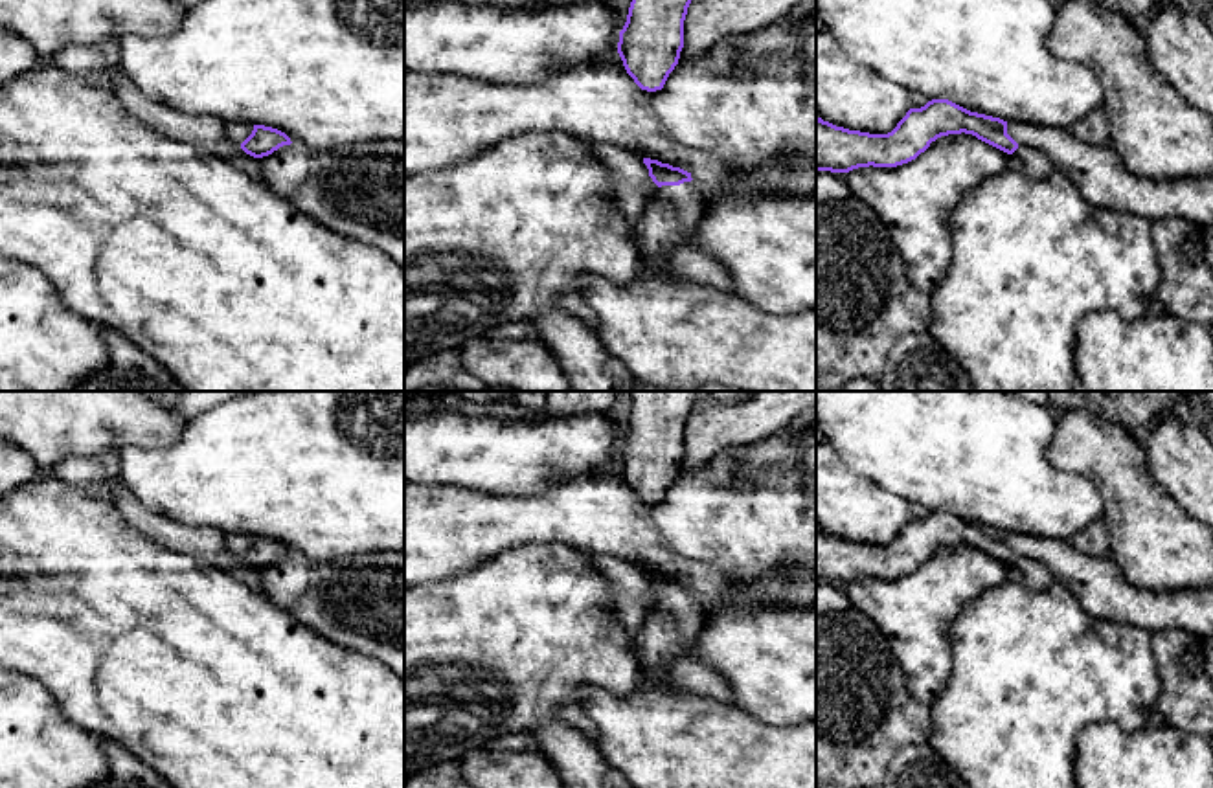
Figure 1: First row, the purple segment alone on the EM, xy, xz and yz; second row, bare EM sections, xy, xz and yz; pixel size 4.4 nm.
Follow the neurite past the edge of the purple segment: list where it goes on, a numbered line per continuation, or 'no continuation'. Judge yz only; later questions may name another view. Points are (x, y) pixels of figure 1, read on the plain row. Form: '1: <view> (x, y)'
1: yz (1098, 583)

